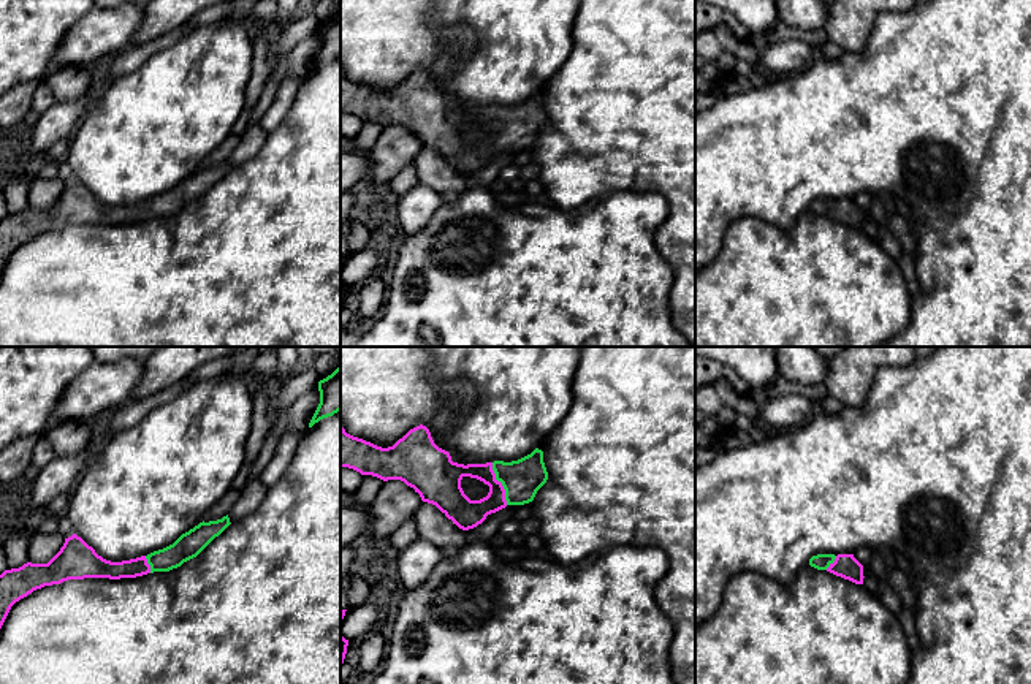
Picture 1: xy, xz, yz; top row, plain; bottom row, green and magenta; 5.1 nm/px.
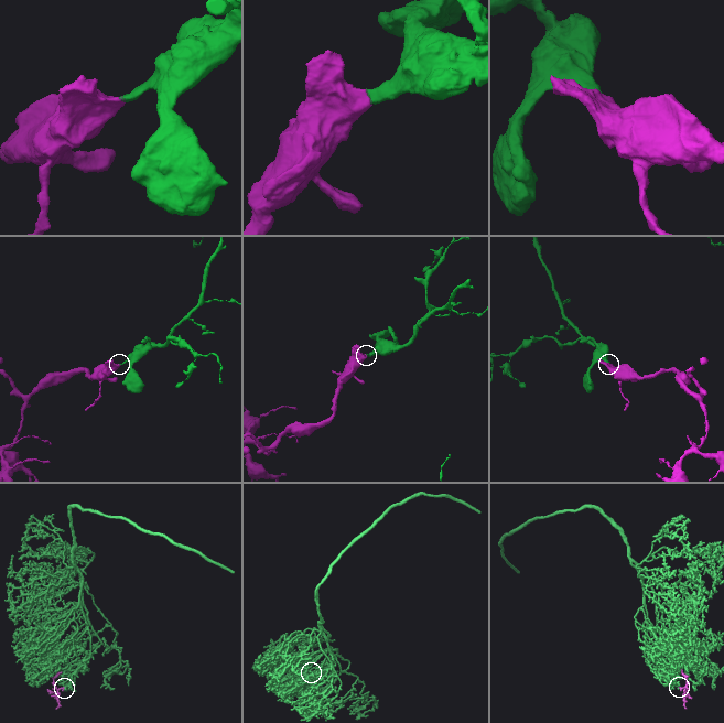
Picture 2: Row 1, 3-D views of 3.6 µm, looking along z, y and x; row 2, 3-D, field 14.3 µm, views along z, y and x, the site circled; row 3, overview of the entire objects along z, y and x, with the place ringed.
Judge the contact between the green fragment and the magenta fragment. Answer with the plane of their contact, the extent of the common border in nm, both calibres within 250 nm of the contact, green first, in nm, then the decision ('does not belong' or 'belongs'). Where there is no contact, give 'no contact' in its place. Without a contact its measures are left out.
xz | 240 nm | 200/150 nm | belongs

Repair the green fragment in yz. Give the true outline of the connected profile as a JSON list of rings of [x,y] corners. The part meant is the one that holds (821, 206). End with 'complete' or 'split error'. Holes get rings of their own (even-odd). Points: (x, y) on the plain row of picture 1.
[[[817,200],[809,204],[809,211],[817,215],[827,215],[855,230],[863,230],[863,211],[854,200]]]; split error

